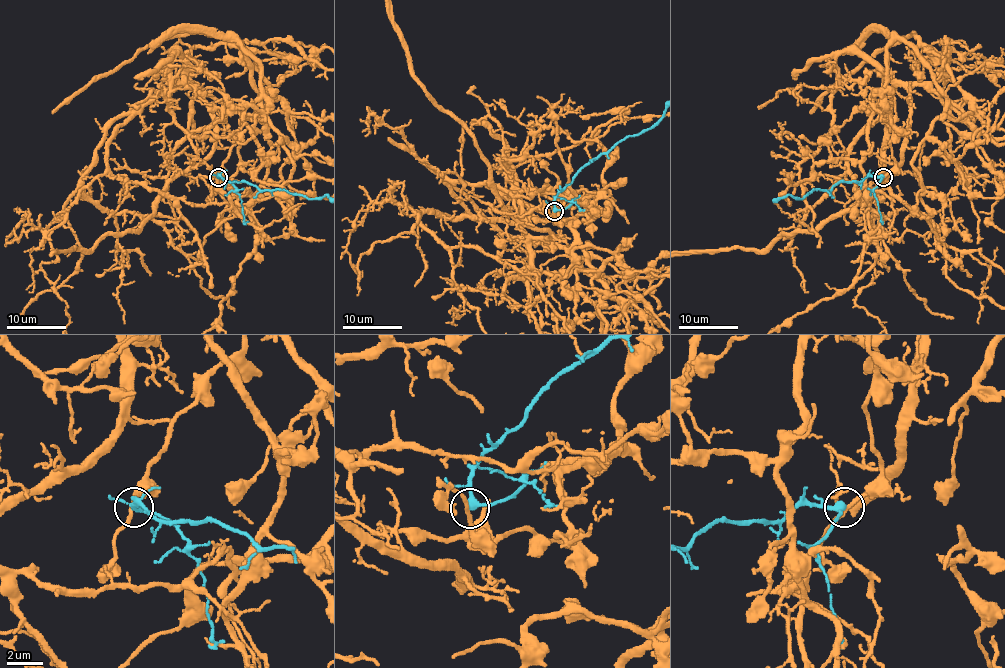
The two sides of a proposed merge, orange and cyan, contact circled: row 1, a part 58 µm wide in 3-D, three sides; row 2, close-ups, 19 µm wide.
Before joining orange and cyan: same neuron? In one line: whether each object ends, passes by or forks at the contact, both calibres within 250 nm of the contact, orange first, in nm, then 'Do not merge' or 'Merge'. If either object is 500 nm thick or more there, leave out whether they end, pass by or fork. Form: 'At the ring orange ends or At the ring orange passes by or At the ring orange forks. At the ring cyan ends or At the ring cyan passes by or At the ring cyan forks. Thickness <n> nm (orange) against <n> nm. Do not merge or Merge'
At the ring orange passes by. At the ring cyan passes by. Thickness 190 nm (orange) against 320 nm. Do not merge

